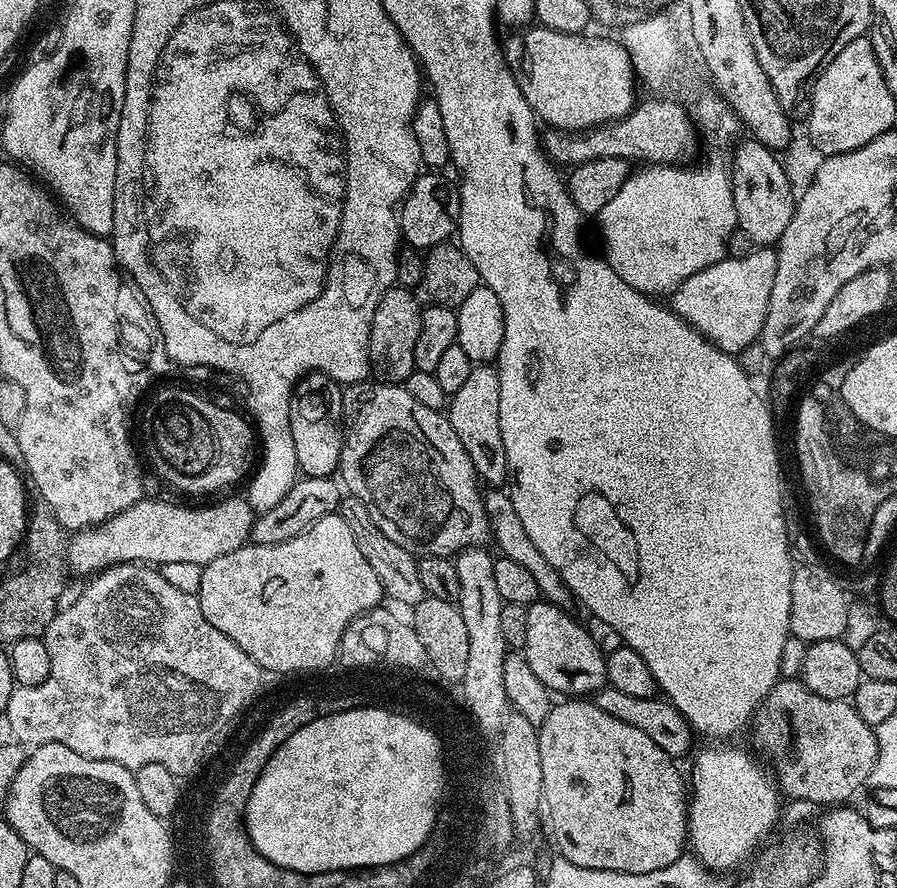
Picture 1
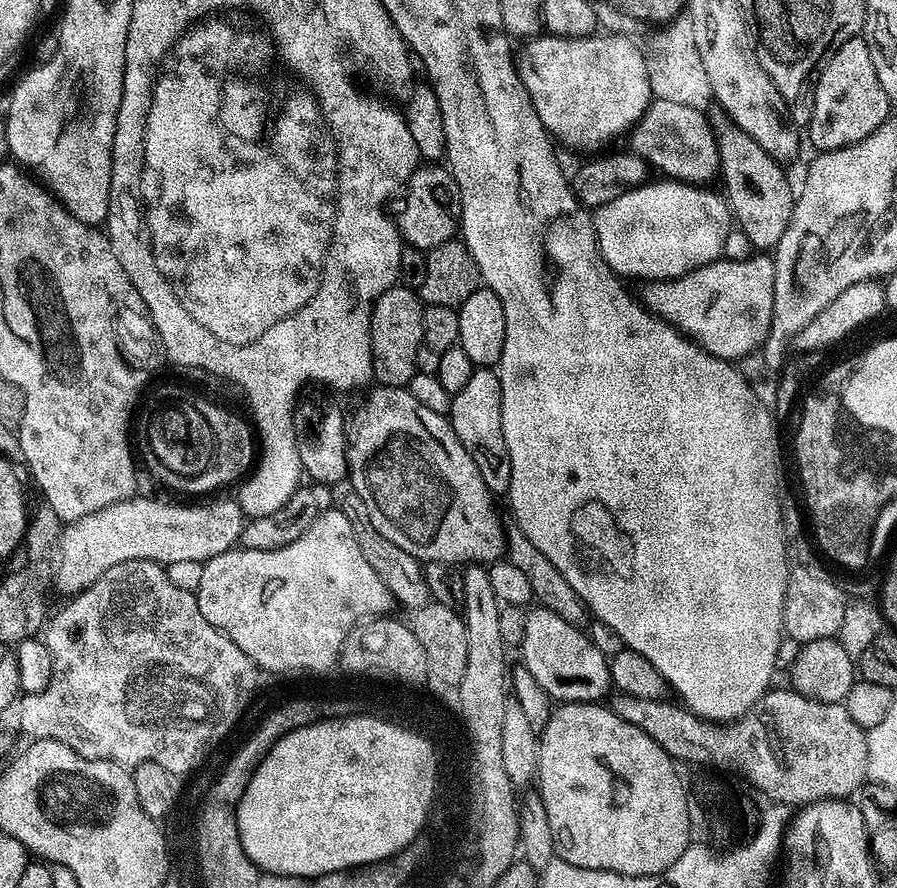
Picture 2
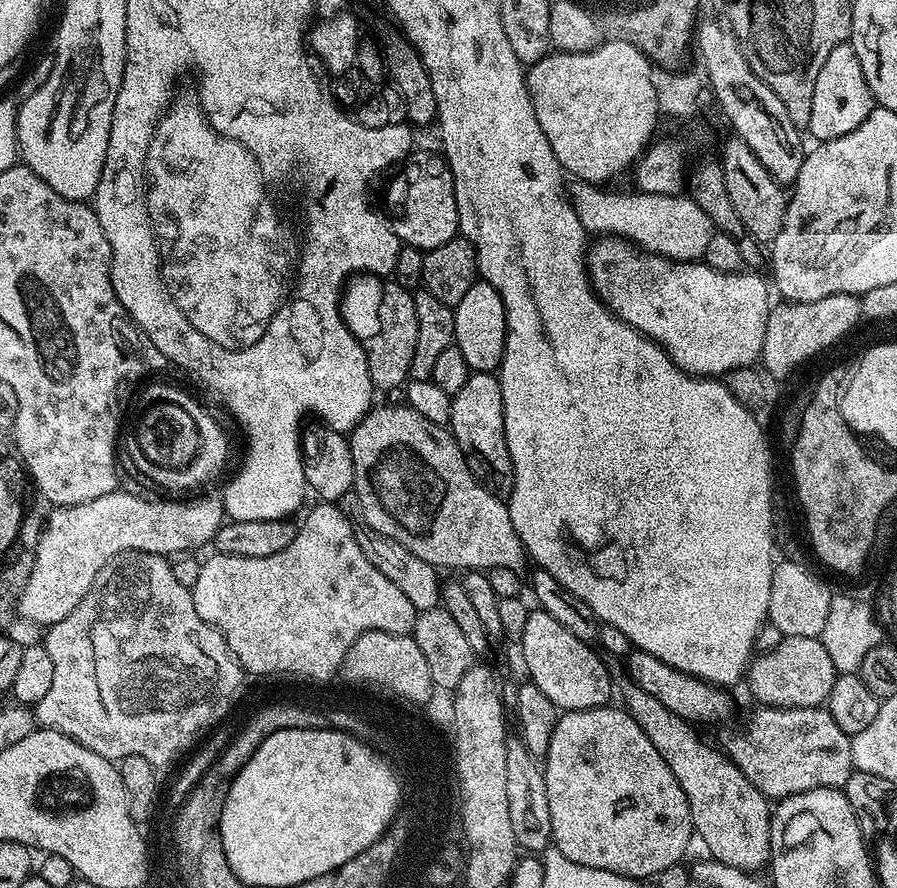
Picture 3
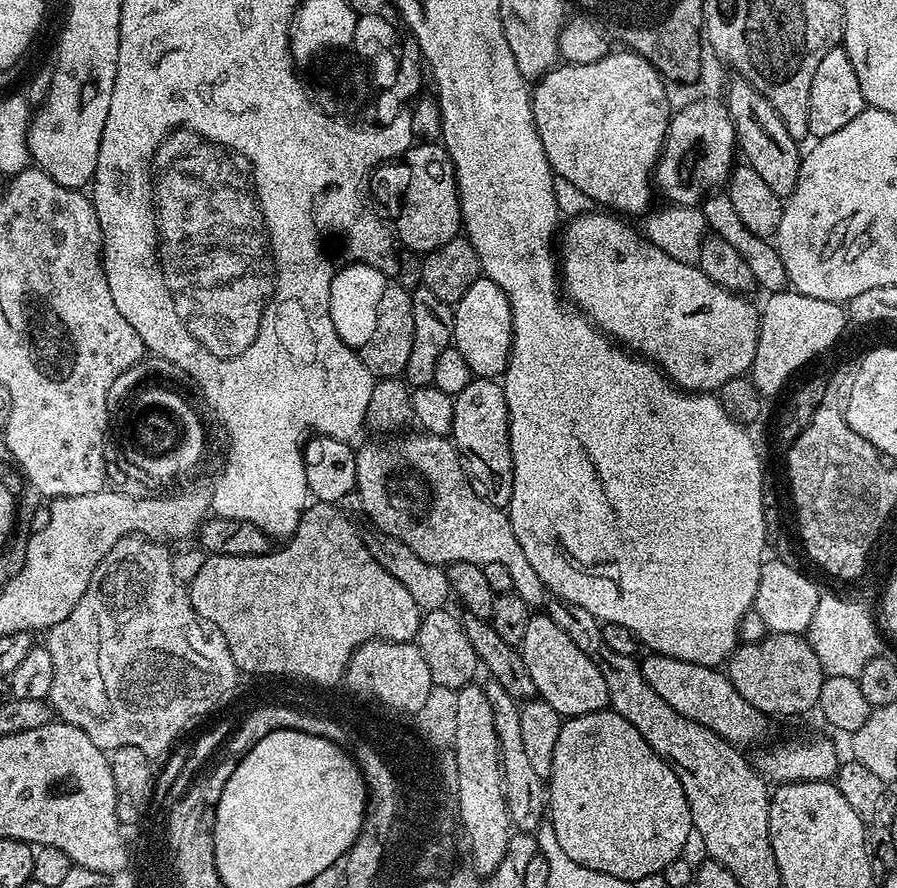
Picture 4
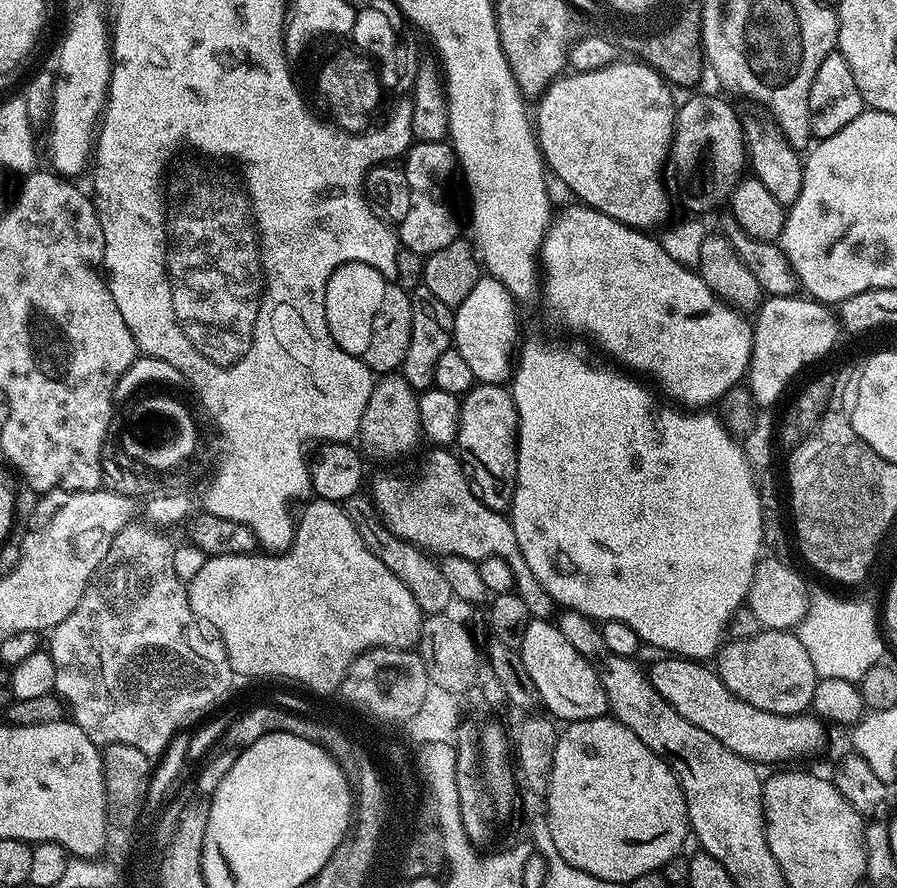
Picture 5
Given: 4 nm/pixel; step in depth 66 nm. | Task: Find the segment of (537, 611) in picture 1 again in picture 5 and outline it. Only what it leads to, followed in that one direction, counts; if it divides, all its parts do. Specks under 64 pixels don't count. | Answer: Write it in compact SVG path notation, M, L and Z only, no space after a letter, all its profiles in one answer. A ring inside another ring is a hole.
M529 619L518 651L526 666L526 674L530 674L530 678L534 678L534 686L538 686L541 705L545 709L548 707L547 711L557 721L589 720L609 715L606 690L602 690L602 682L598 682L594 666L586 662L574 646L570 646L570 641L552 620Z

